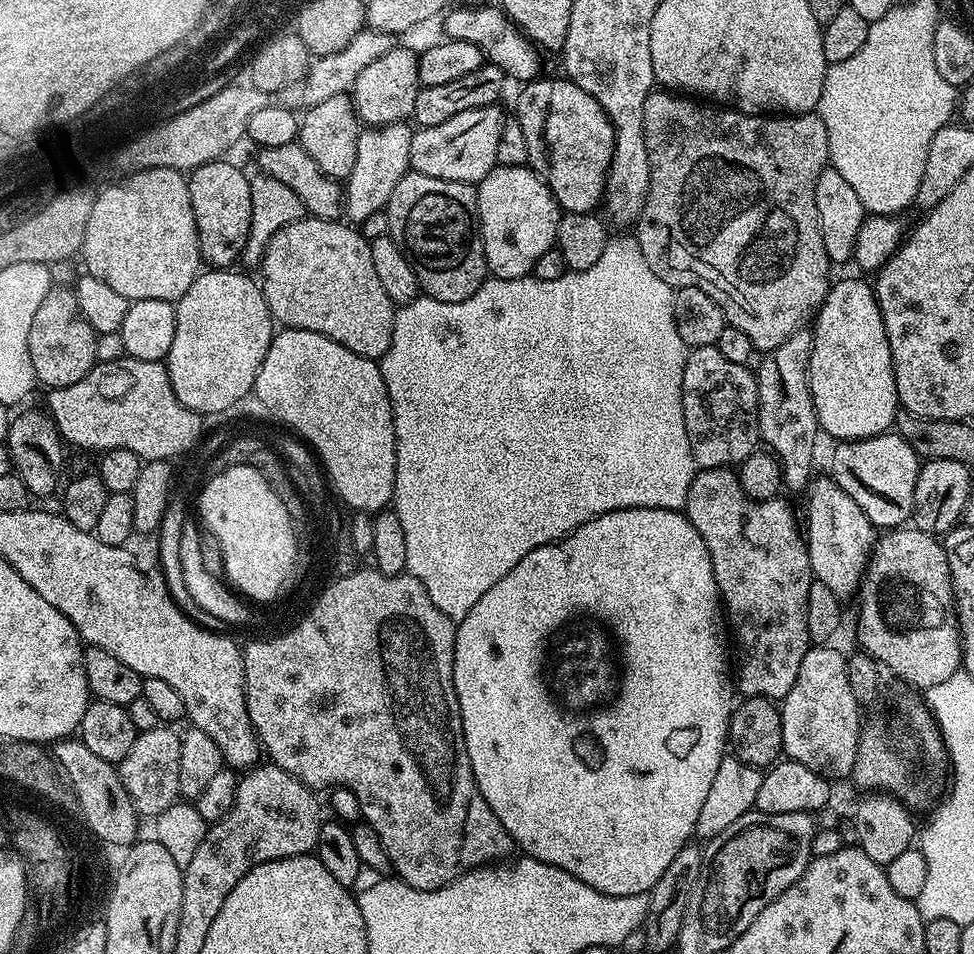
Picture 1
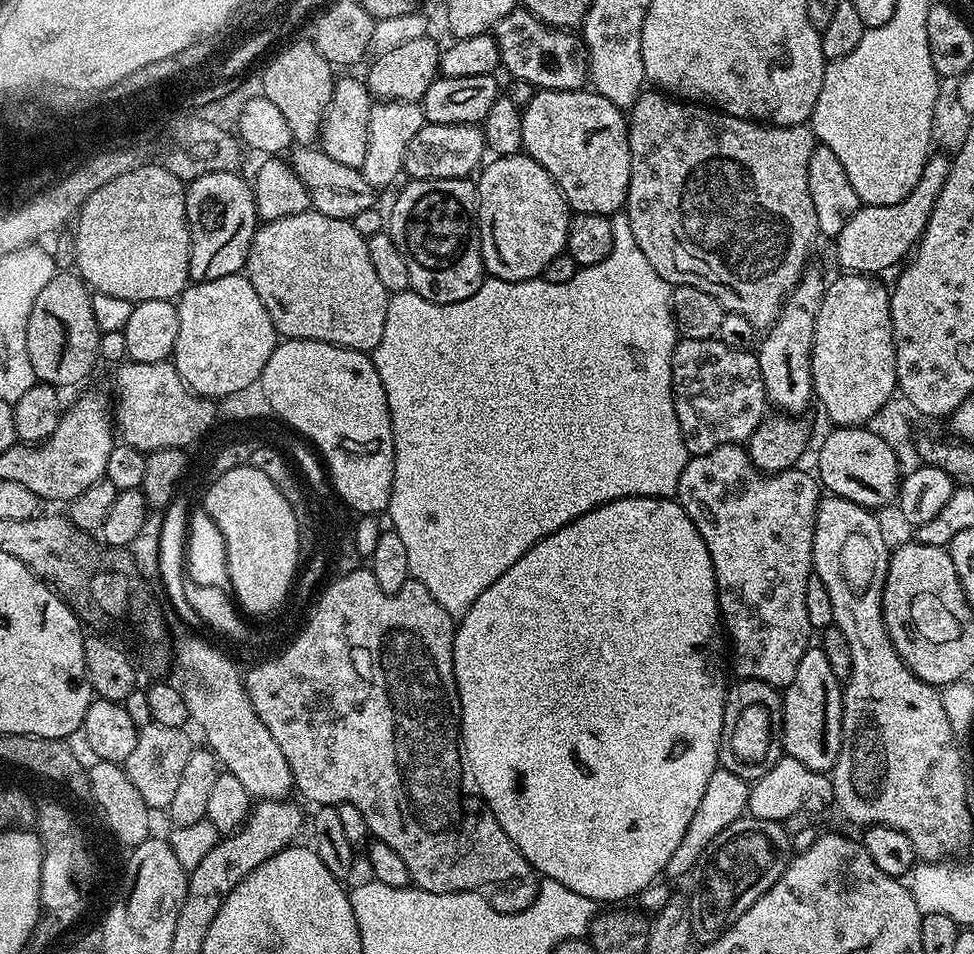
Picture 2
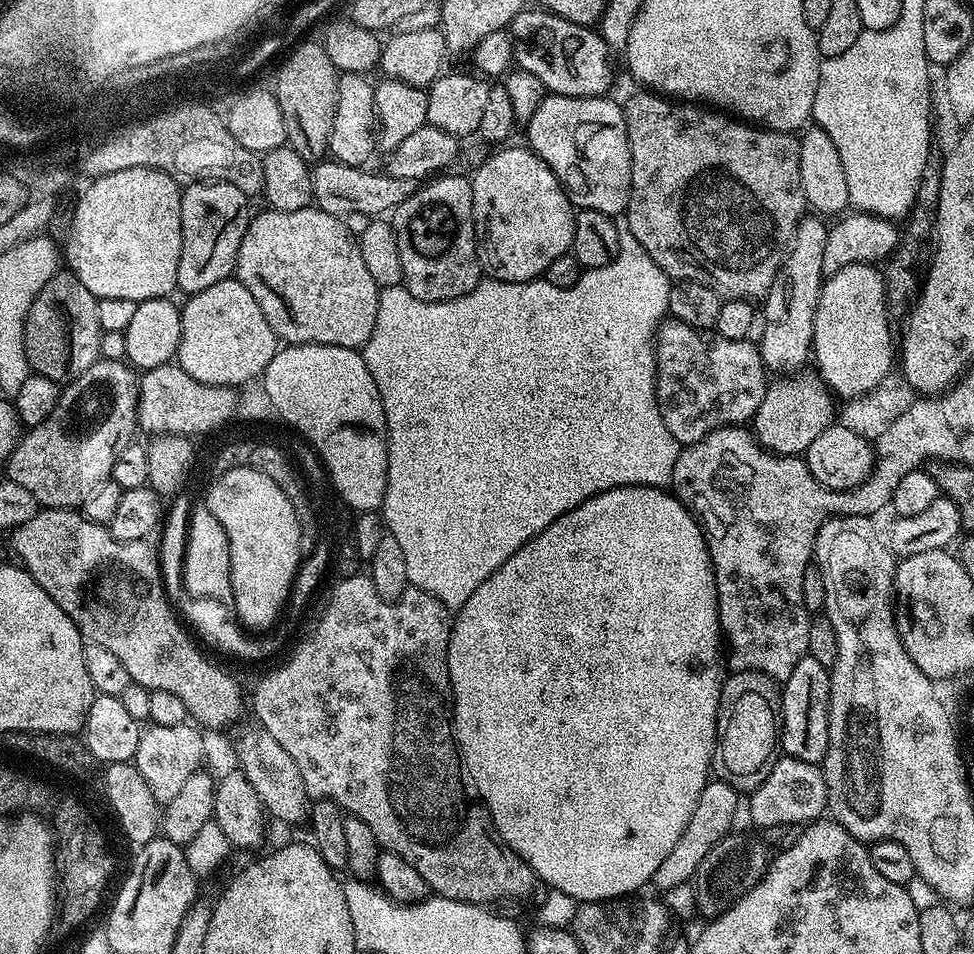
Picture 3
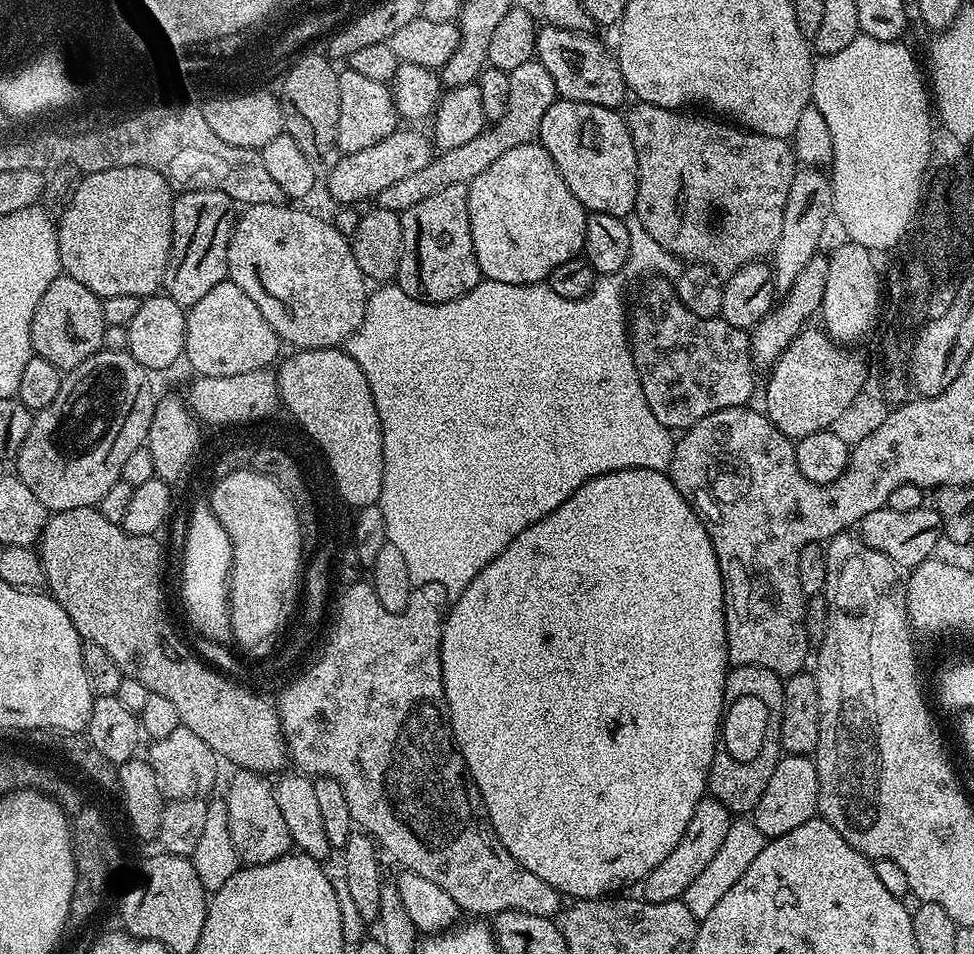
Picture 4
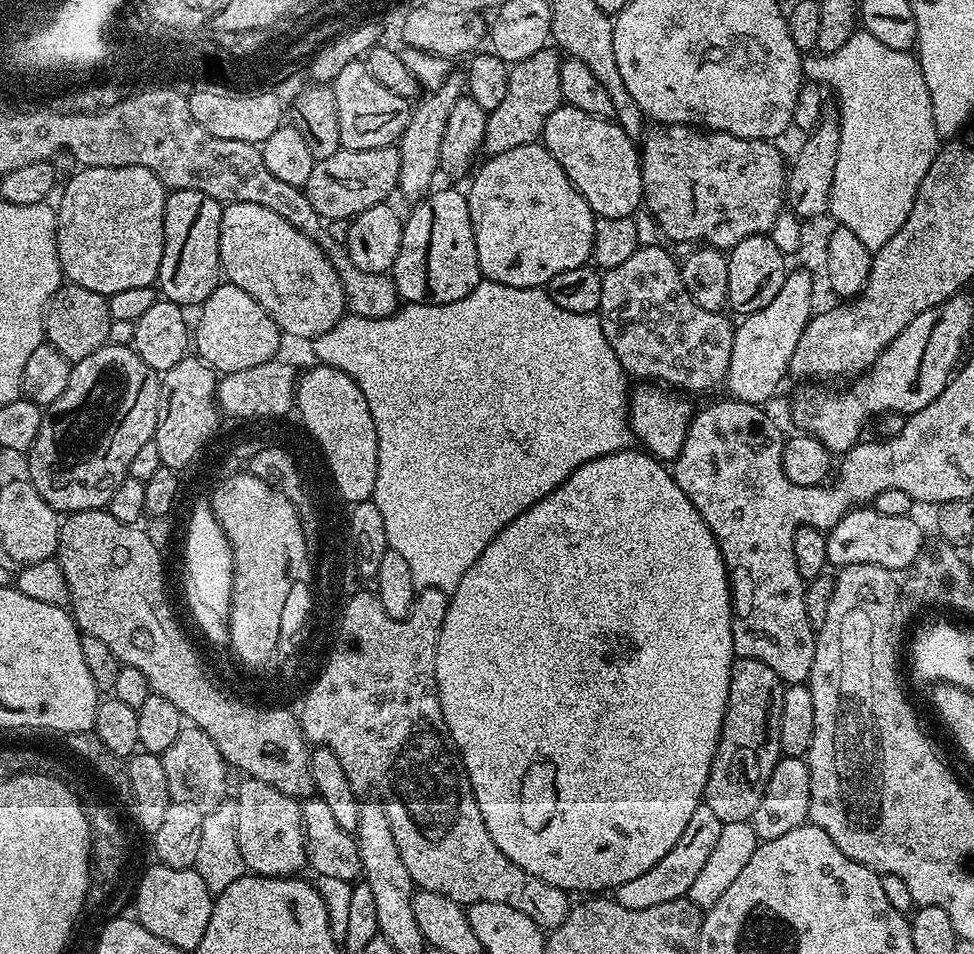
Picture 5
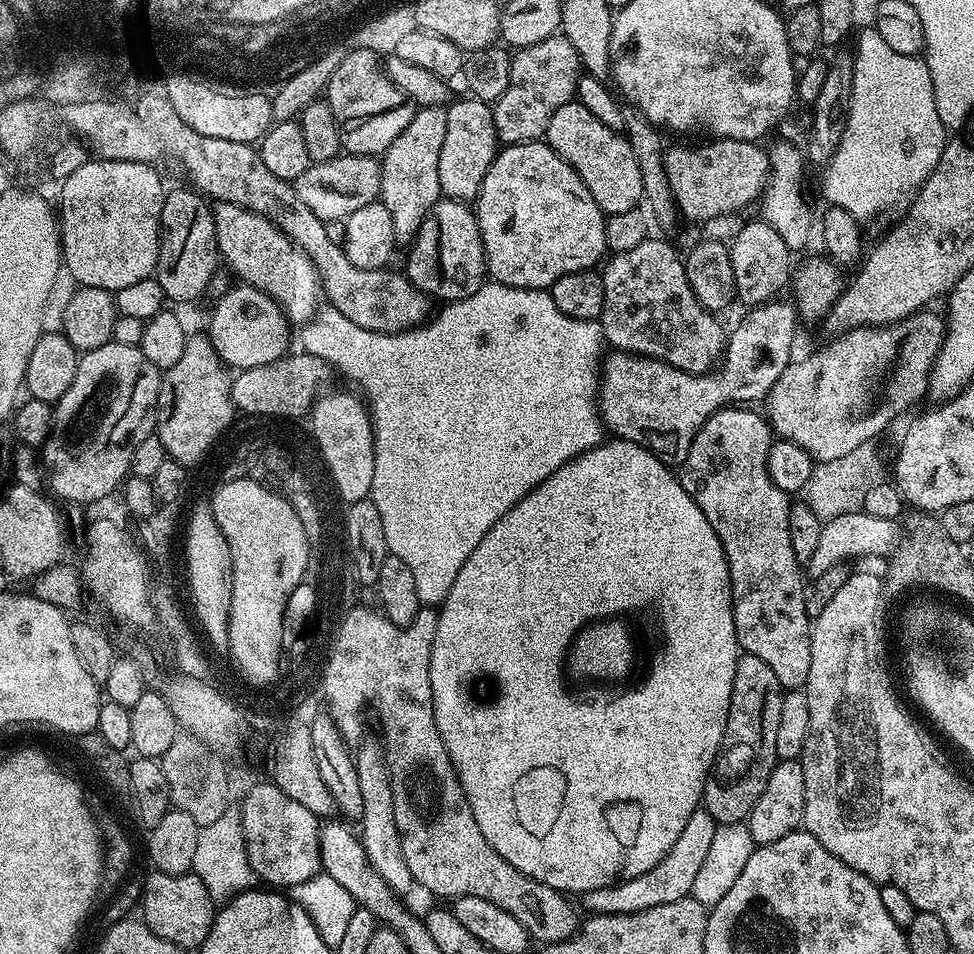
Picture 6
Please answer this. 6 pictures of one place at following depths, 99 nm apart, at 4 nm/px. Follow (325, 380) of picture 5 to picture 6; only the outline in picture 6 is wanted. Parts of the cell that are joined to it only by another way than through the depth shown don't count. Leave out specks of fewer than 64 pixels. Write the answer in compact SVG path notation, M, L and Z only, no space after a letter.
M332 392L329 394L329 396L327 396L327 394L321 395L319 399L317 399L316 403L312 406L312 410L310 413L310 421L311 420L311 439L314 441L315 446L320 449L321 457L324 459L323 467L332 477L333 484L336 487L336 489L340 492L343 492L344 496L346 496L347 498L353 499L354 502L369 499L369 497L371 497L372 495L372 483L374 482L374 450L376 449L376 443L374 442L374 434L372 433L372 417L370 415L369 409L365 407L365 405L362 403L361 397L359 400L358 397L351 396L351 394L348 392Z

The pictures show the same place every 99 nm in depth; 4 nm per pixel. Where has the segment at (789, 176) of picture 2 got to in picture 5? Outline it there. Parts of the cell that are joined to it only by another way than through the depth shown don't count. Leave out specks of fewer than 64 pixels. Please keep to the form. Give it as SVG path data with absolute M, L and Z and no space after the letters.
M656 124L645 131L642 143L638 148L640 173L644 183L643 203L646 205L647 211L651 212L652 217L655 218L659 231L663 235L665 232L672 239L672 242L693 246L701 244L710 248L730 250L738 242L742 242L742 238L771 233L786 204L786 156L784 160L783 154L775 148L776 146L775 143L766 140L747 140L746 138L738 138L734 134L701 130L699 127L687 124Z

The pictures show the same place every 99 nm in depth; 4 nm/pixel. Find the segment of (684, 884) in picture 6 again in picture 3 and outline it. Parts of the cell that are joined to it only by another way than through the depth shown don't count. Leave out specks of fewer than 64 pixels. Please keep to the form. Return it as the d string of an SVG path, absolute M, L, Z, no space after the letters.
M715 778L709 779L707 786L698 798L698 806L694 806L694 814L690 822L686 822L686 830L682 830L682 838L678 838L678 846L670 850L669 856L654 870L650 884L651 887L660 888L661 893L669 892L674 886L689 883L695 877L698 866L702 866L702 858L718 846L725 836L733 831L732 823L736 820L736 807L742 804L741 793L731 788L726 782Z

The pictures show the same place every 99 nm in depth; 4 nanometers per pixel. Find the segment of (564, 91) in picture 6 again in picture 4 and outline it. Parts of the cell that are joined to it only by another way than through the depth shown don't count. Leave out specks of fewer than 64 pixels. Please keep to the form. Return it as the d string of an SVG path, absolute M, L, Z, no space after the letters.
M535 58L522 62L522 66L514 66L508 77L510 103L506 106L506 114L502 114L500 120L485 127L478 138L470 138L470 142L462 142L462 146L443 149L433 160L426 162L422 170L393 182L391 186L386 186L386 190L374 197L375 203L381 208L402 214L410 210L410 206L418 206L422 198L430 198L430 194L438 194L438 190L446 186L471 184L474 178L478 178L478 174L482 174L482 170L486 170L495 160L502 158L506 150L533 143L539 137L546 110L550 110L550 106L558 99L554 78L550 78L546 66L542 66Z

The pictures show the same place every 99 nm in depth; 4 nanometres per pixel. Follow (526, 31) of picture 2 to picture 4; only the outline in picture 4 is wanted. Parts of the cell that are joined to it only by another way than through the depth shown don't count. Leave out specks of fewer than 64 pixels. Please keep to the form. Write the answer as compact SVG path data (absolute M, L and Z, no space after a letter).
M544 26L536 33L535 59L554 78L557 93L565 100L586 102L594 106L619 109L626 97L620 61L600 40L588 32L571 32L569 28Z

